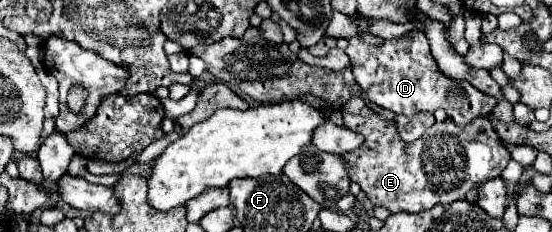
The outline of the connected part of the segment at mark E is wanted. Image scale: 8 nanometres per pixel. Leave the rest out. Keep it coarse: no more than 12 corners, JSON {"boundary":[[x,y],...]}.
{"boundary":[[360,97],[344,155],[372,205],[420,213],[500,177],[508,149],[486,117],[444,119],[414,143]]}

